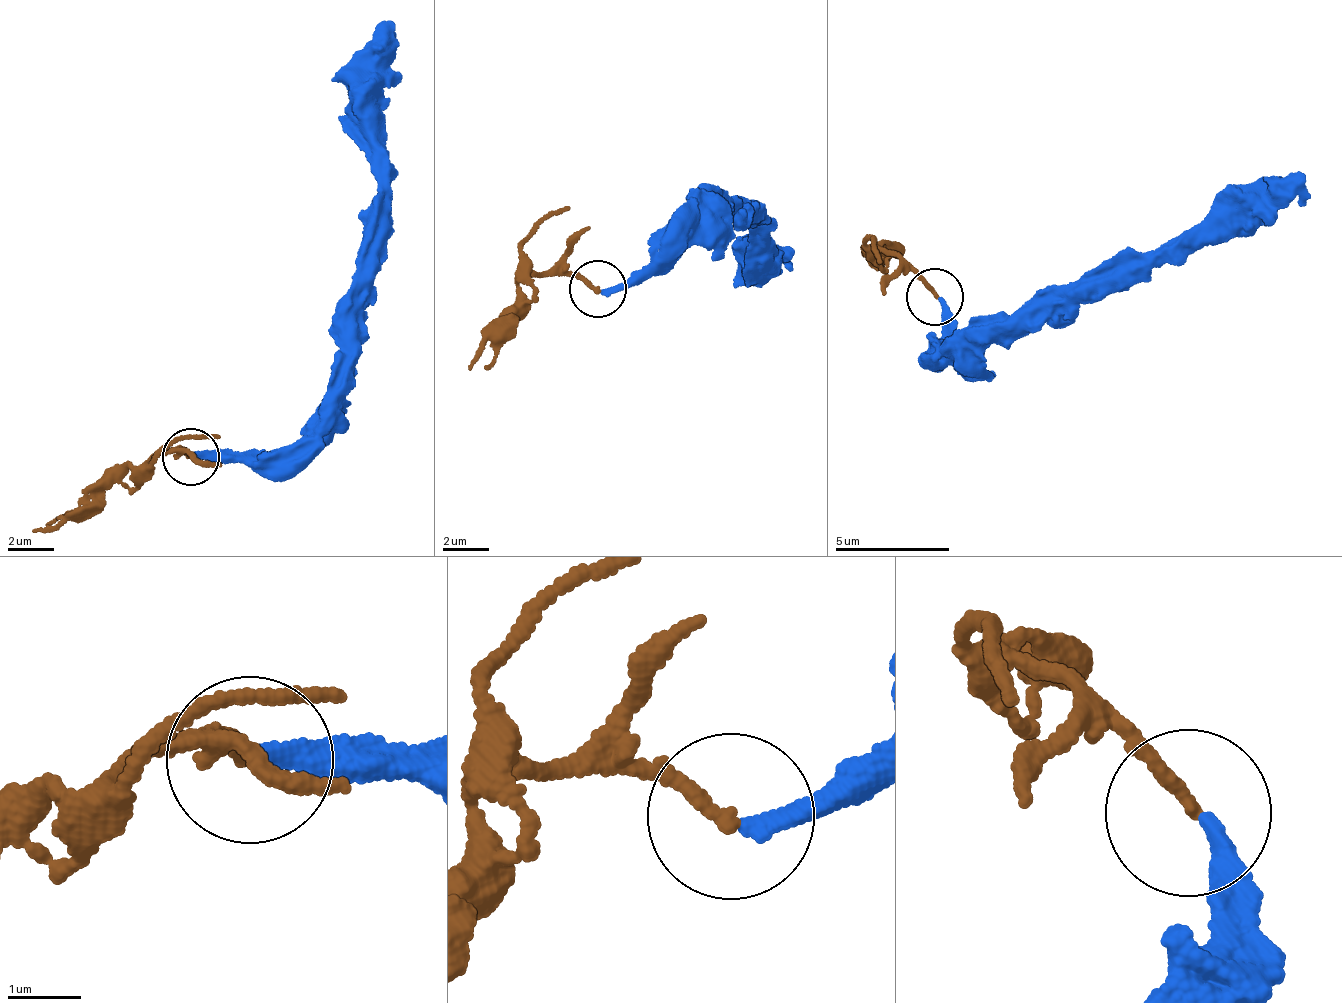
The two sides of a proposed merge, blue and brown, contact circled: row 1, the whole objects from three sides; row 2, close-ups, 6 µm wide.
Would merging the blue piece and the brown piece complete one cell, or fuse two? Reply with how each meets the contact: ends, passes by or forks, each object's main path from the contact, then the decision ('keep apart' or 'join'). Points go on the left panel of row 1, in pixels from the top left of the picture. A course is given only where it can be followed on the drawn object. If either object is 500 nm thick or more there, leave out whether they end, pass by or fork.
blue ends there; brown ends there; blue runs (193, 456), (275, 451), (296, 442), (331, 386), (381, 178), (364, 145), (395, 21); brown runs (188, 457), (179, 448), (141, 465), (123, 470), (100, 492), (64, 517), (33, 531); keep apart

